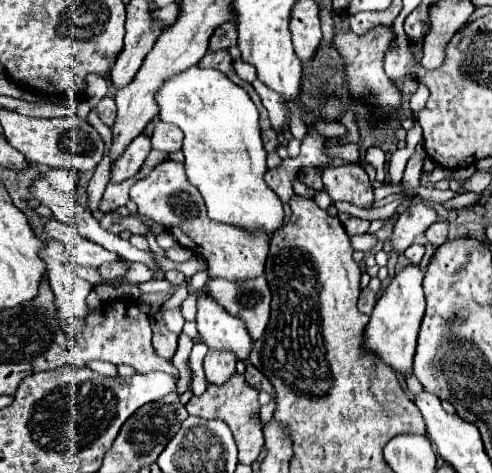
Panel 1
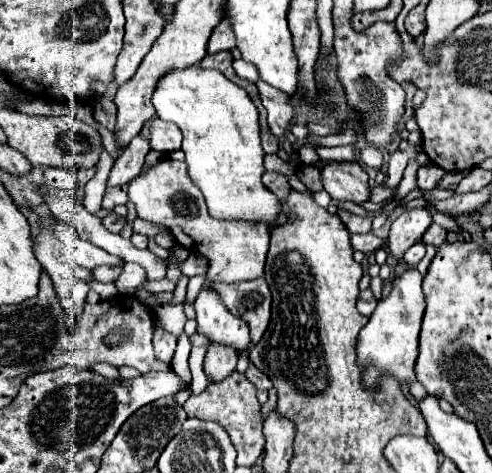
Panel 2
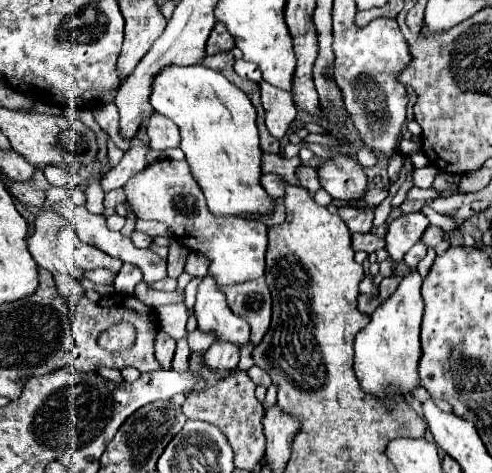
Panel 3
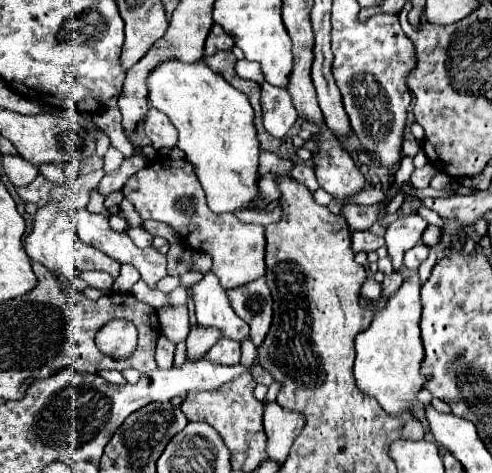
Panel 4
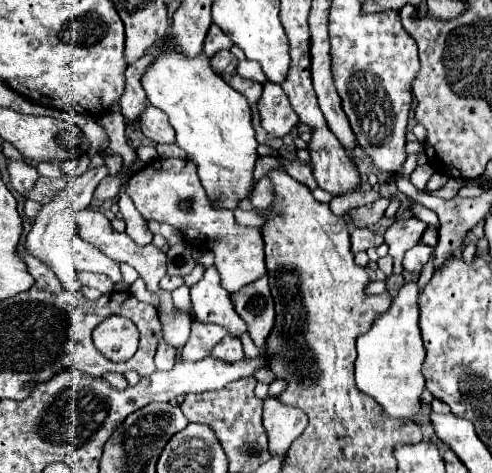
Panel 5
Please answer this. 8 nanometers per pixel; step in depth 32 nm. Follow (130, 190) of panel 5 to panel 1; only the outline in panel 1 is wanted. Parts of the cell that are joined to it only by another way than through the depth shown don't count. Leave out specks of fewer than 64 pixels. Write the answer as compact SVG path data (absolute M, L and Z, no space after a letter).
M160 162L144 180L136 182L130 188L130 198L138 204L138 212L142 216L148 216L154 222L162 224L168 232L176 236L176 240L184 248L190 248L194 254L206 258L210 278L248 280L264 274L270 238L264 232L246 232L244 228L236 228L232 224L208 220L204 200L200 192L188 182L182 162Z

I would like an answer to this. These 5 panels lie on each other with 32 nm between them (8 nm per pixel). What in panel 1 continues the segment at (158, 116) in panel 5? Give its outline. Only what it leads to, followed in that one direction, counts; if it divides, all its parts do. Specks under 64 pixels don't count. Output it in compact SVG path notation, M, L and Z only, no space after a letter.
M156 122L156 128L152 132L152 148L164 152L178 152L182 150L182 138L184 134L180 132L180 128L166 122Z

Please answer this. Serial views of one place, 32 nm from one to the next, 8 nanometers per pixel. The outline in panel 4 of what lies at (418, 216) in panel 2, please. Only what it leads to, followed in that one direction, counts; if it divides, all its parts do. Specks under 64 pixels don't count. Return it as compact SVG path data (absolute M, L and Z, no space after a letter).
M408 214L408 216L400 216L398 220L394 220L388 230L386 230L386 248L388 248L388 256L392 258L394 270L402 268L402 256L406 254L406 250L410 250L412 246L418 244L418 240L422 238L422 232L426 230L428 222L420 216L420 214Z

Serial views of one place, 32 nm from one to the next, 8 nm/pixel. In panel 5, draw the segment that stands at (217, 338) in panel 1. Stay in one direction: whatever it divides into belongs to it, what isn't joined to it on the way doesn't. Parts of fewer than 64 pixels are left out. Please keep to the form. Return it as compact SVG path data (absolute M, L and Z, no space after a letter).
M214 266L204 272L204 278L190 288L196 320L204 324L218 324L228 330L230 336L240 338L248 332L244 320L236 314L228 292L220 284L220 276Z

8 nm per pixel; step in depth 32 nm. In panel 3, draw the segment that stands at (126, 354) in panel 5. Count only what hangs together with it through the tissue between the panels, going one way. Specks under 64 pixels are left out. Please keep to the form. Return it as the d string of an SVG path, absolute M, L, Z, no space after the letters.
M116 324L110 330L106 330L100 336L100 346L106 350L122 350L132 346L135 341L136 332L130 324Z

